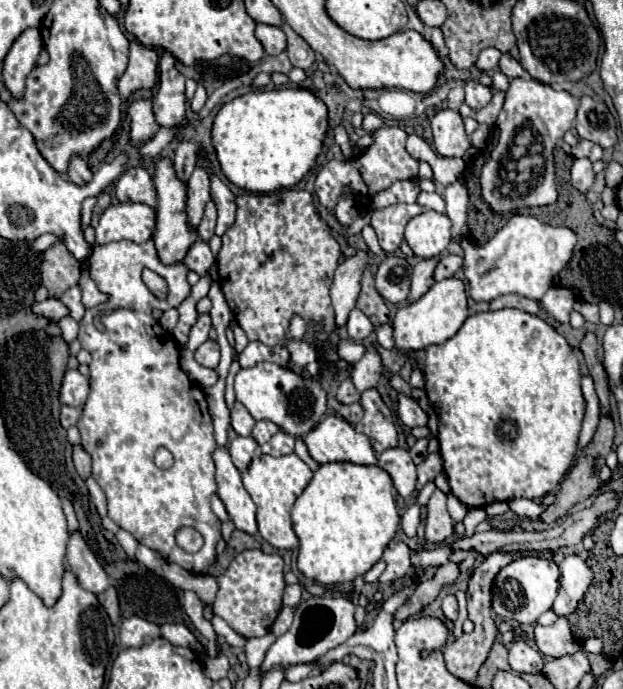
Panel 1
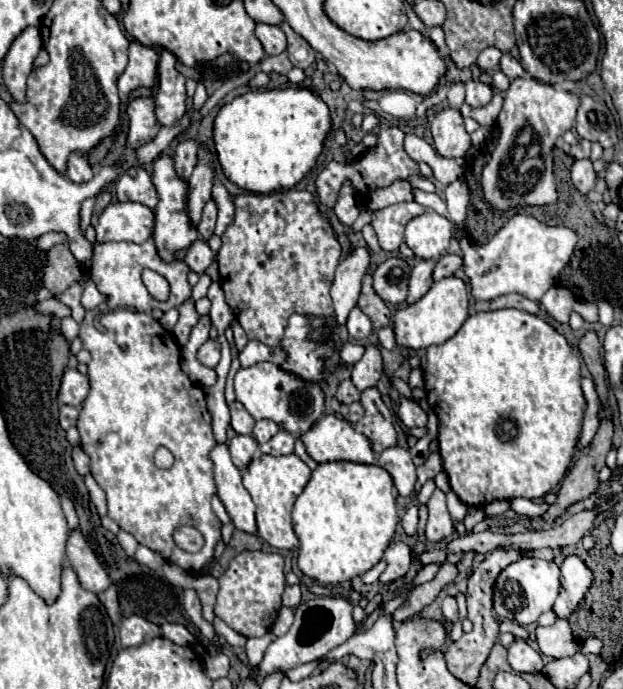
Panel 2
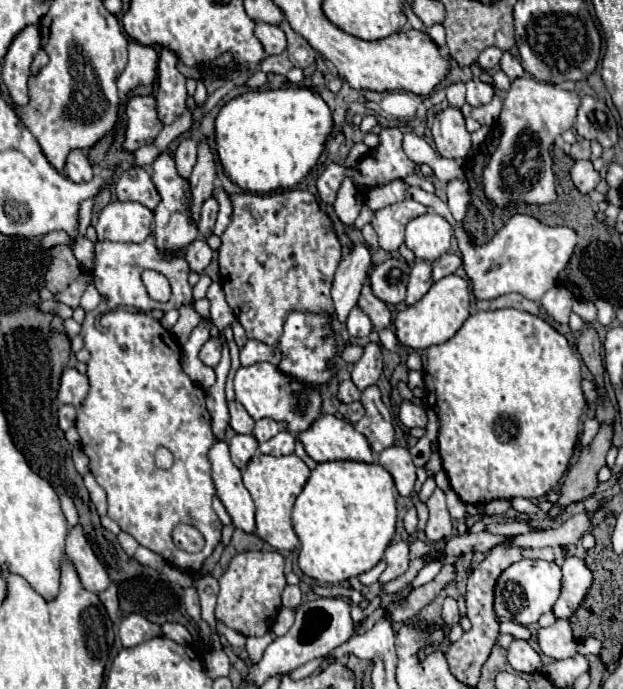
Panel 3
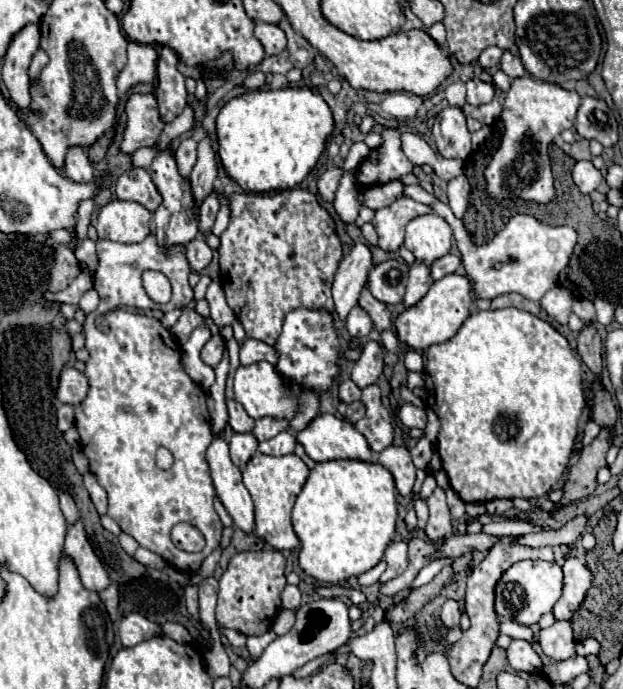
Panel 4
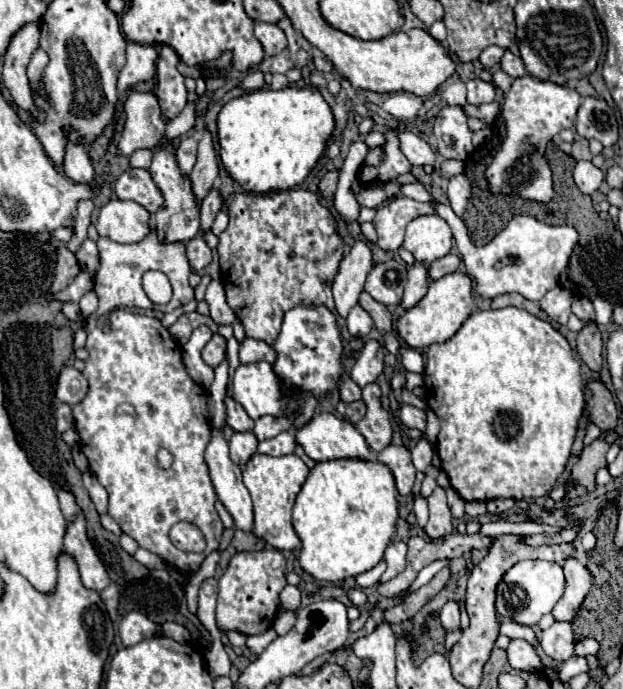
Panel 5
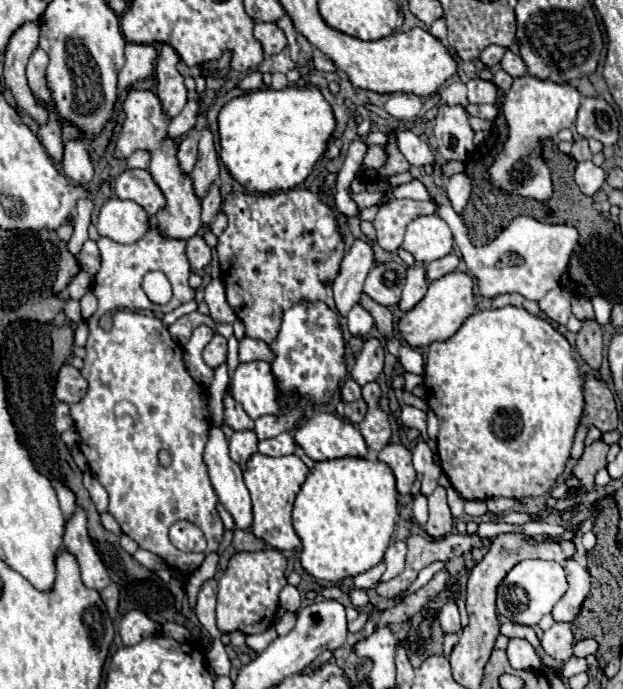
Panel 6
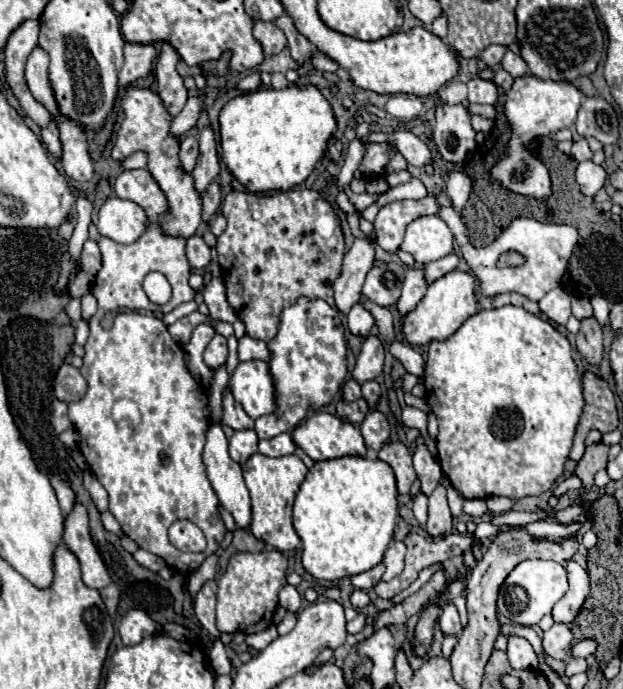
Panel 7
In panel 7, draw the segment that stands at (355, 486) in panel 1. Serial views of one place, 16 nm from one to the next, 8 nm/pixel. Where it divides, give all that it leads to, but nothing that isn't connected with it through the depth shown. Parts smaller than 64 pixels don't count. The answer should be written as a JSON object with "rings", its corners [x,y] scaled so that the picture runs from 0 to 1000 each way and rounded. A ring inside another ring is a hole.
{"rings":[[[587,662],[504,671],[472,726],[472,769],[485,784],[485,821],[510,842],[546,842],[613,816],[639,755],[629,679]]]}

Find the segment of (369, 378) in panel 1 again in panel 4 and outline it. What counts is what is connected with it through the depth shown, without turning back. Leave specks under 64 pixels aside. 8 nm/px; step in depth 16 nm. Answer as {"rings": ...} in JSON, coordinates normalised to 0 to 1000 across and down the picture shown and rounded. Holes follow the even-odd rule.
{"rings":[[[591,493],[581,505],[578,520],[571,522],[568,534],[565,534],[565,552],[584,563],[591,557],[600,557],[607,552],[607,546],[613,543],[616,534],[616,505],[610,496]]]}

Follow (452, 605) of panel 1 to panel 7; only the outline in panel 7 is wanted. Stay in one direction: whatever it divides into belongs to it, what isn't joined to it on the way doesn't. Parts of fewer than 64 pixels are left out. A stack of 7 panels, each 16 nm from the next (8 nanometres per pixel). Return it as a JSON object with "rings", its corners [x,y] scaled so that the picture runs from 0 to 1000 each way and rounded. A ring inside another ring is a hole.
{"rings":[[[726,880],[713,882],[713,888],[706,894],[706,914],[713,917],[713,923],[738,923],[742,920],[742,906],[738,906],[732,882],[726,882]]]}

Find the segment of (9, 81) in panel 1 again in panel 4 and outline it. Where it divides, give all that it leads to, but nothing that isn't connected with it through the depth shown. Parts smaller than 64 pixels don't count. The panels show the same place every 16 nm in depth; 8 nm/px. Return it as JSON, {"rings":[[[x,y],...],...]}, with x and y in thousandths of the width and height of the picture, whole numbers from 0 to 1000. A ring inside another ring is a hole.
{"rings":[[[42,35],[16,61],[13,75],[6,81],[3,116],[16,131],[16,139],[29,157],[48,157],[48,116],[45,116],[45,93],[51,78],[61,73],[64,44],[61,35]]]}

